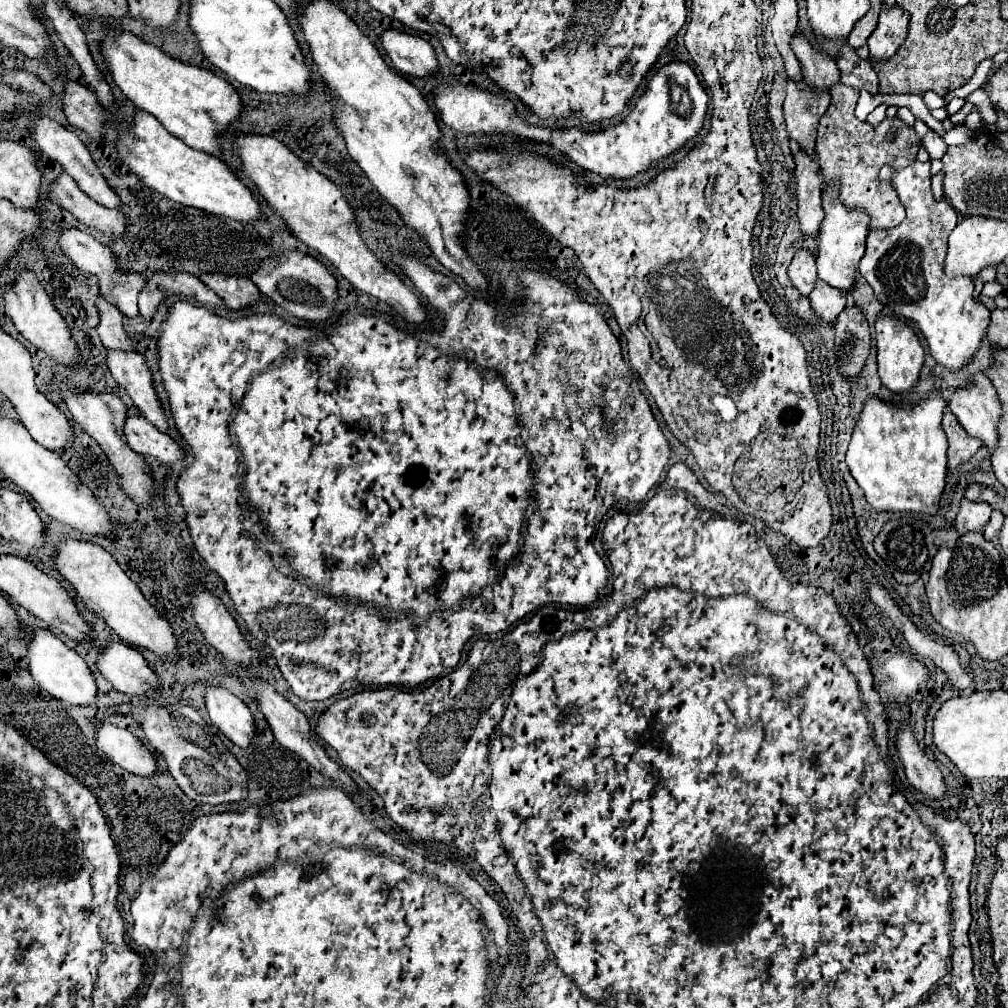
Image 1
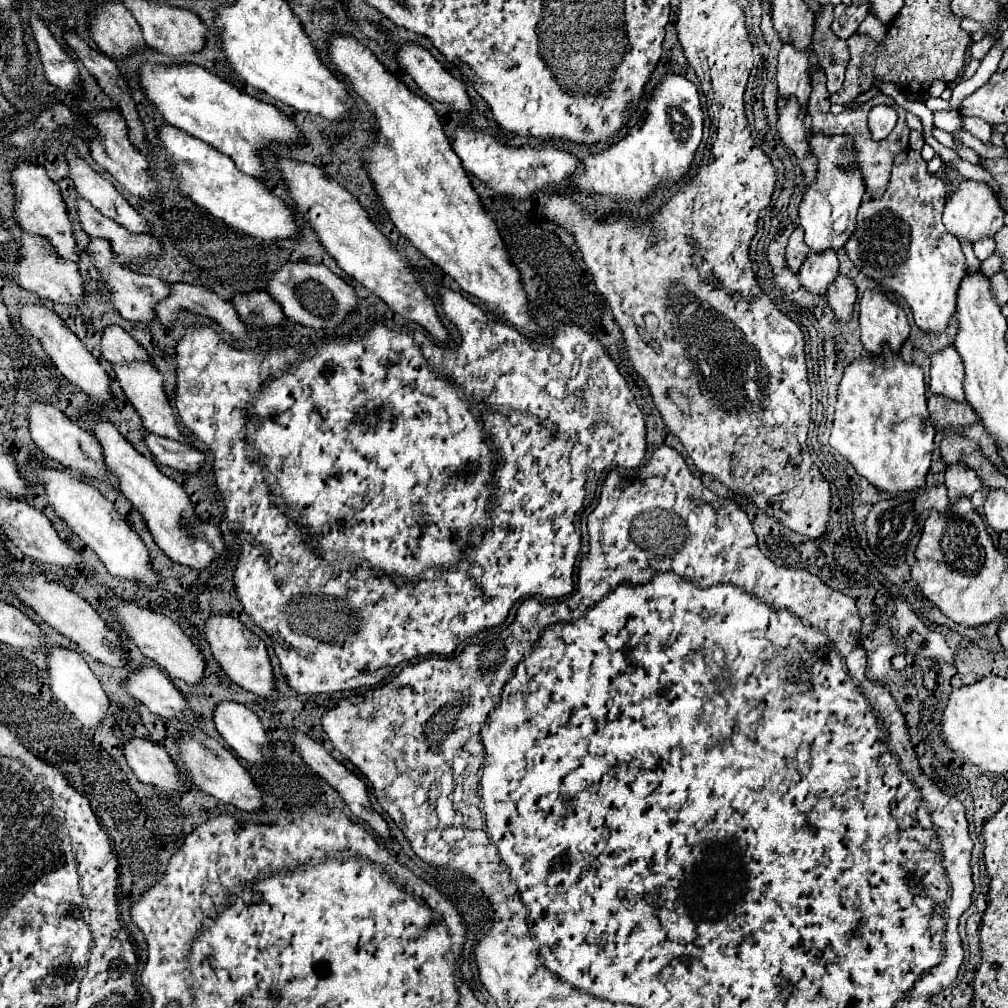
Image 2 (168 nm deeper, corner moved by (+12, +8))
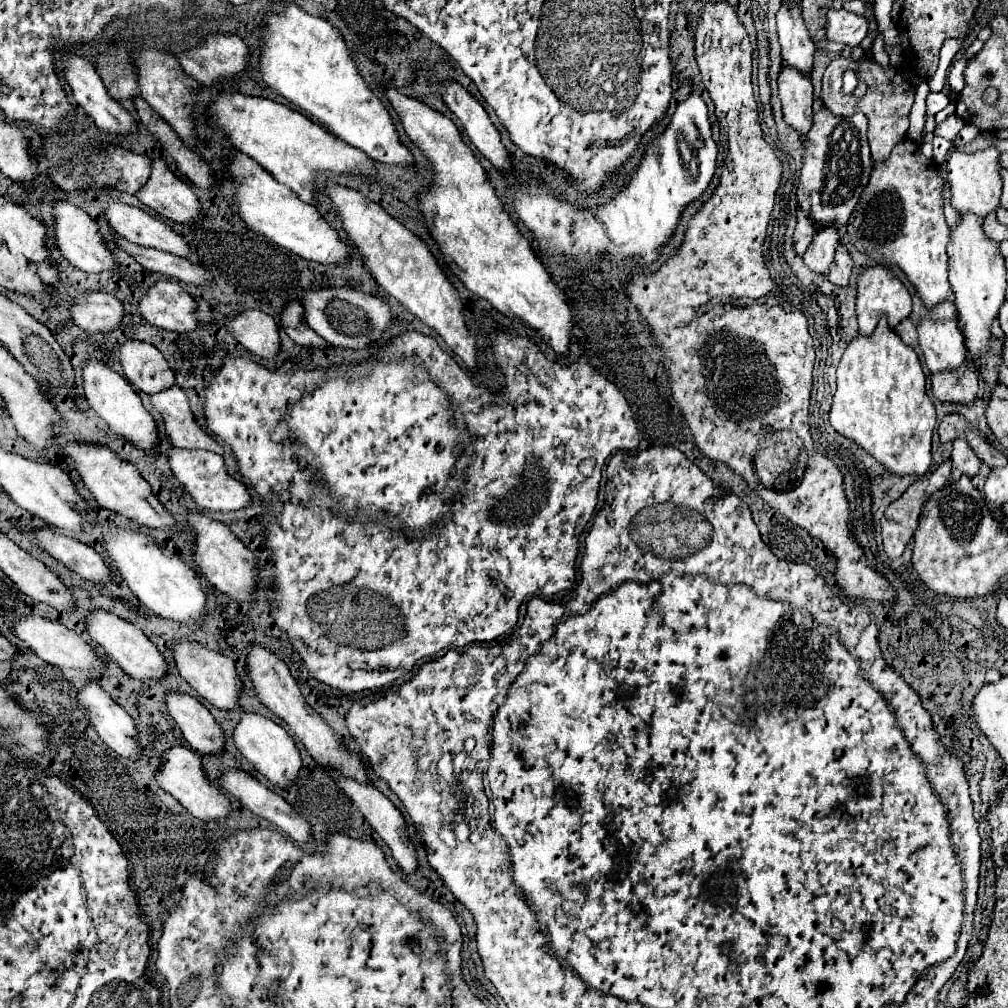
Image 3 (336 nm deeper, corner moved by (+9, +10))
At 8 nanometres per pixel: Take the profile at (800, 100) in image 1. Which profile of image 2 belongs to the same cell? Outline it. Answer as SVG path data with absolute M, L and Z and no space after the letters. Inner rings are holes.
M783 44L777 64L779 96L795 94L799 104L805 106L811 94L811 62L807 50L797 50L793 44Z

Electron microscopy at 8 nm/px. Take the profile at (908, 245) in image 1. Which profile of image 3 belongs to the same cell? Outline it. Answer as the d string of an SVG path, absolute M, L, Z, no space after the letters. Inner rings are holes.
M904 138L890 158L876 164L870 182L848 220L848 240L862 254L884 266L898 266L916 288L922 304L934 308L948 300L948 242L950 228L944 220L944 178L932 158L926 158L920 144Z

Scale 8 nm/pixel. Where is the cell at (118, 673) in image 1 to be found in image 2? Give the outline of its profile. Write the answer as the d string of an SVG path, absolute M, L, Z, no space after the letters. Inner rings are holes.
M157 668L137 670L127 678L123 688L165 722L179 722L189 708L185 696Z

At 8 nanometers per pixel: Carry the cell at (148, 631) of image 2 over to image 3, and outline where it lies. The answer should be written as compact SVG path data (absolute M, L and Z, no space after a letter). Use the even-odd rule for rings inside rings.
M178 640L174 644L168 646L168 652L172 654L176 668L180 672L180 676L202 696L206 698L210 704L214 704L216 708L222 710L232 710L238 704L238 696L240 696L240 688L242 682L236 674L234 662L228 656L222 656L214 650L208 650L204 644L198 642L190 642L190 640Z

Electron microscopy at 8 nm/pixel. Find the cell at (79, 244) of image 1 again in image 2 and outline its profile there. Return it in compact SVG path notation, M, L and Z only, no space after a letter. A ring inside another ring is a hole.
M91 240L91 244L89 244L89 258L97 264L103 280L109 284L113 306L129 322L151 322L157 316L155 314L155 306L159 302L163 302L171 294L167 282L163 282L159 278L153 278L153 276L137 274L137 272L133 272L133 270L129 270L125 266L119 266L115 262L115 256L113 256L109 244L105 244L105 240Z

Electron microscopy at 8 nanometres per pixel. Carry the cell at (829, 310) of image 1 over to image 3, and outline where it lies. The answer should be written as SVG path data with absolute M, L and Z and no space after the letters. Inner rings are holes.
M834 226L818 228L816 238L812 240L812 246L808 246L808 250L804 254L804 264L810 270L814 270L816 274L826 274L834 262L838 242L840 242L840 238L838 238L838 232Z

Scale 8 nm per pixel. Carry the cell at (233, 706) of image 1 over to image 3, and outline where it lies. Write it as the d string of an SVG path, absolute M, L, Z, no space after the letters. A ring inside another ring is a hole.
M242 712L240 720L234 726L232 738L234 738L234 744L240 750L240 754L256 768L256 772L266 776L272 784L286 788L296 778L296 774L302 766L300 752L298 752L294 740L288 736L288 732L282 726L278 726L276 722L272 722L270 718L264 718L254 712Z

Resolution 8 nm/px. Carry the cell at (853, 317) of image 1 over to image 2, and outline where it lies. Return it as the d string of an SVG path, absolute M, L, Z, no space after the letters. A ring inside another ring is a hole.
M839 274L827 288L827 298L829 298L829 304L835 312L835 316L839 320L849 320L851 318L851 312L853 312L853 304L855 304L855 298L857 298L857 288L853 284L853 280L849 276L843 276Z

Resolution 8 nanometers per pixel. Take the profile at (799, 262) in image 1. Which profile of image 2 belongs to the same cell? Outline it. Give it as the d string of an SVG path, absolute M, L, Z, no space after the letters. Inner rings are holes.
M797 226L795 232L789 238L789 246L787 246L787 252L785 252L787 262L791 266L791 272L797 272L801 268L801 264L803 264L803 260L805 260L807 254L809 254L809 248L803 242L803 228Z

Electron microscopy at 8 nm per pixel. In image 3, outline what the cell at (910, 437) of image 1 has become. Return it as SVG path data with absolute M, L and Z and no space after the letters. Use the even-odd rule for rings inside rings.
M886 318L878 322L870 338L858 336L858 340L848 344L836 378L838 388L830 410L832 428L854 440L890 474L924 476L932 464L930 442L936 426L936 410L926 396L926 376L916 352L902 344Z

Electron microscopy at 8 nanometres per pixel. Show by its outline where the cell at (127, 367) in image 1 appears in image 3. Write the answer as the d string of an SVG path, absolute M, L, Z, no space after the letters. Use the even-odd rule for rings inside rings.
M176 384L164 392L152 394L150 402L162 414L166 434L172 446L190 448L190 450L204 448L222 454L222 446L212 436L202 432L200 426L194 422L194 416L188 406L188 398Z

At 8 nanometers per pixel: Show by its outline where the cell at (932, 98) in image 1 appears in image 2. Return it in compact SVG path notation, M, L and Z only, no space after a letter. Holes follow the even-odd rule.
M963 118L963 128L977 136L983 144L991 144L991 126L977 118Z

